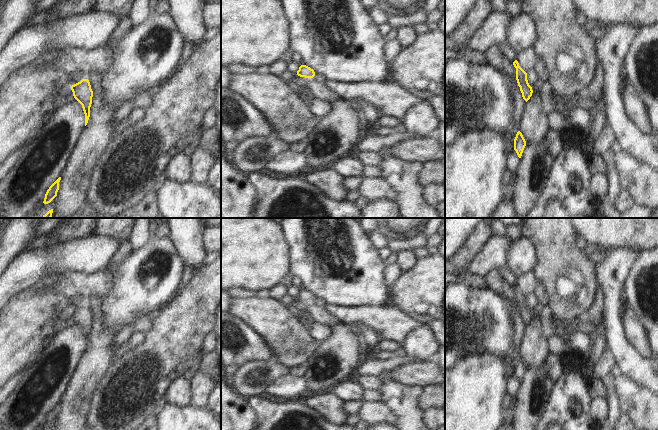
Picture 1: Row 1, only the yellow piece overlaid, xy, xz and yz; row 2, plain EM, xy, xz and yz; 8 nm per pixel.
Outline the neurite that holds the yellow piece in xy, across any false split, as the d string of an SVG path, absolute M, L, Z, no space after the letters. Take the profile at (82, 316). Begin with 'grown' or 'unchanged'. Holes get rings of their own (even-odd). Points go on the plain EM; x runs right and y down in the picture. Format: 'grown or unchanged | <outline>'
unchanged | M82 303L80 306L71 310L74 322L82 329L85 338L85 350L90 341L90 331L92 328L93 315L88 303Z

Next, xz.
unchanged | M301 289L299 291L299 294L297 295L297 299L305 302L313 302L315 300L315 296L310 291L306 289Z

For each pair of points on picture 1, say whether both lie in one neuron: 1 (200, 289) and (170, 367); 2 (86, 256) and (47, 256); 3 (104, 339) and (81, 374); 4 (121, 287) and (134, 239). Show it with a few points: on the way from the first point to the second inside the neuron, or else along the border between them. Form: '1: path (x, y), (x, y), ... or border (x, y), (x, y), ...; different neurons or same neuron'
1: path (193, 308), (188, 318), (178, 329), (172, 348); same neuron
2: path (76, 256), (57, 256); same neuron
3: path (100, 348), (96, 359), (90, 365); same neuron
4: border (150, 235), (144, 244), (132, 251); different neurons

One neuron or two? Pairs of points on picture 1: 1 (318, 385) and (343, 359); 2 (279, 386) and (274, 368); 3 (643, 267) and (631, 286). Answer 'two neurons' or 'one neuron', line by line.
1: one neuron
2: two neurons
3: one neuron

